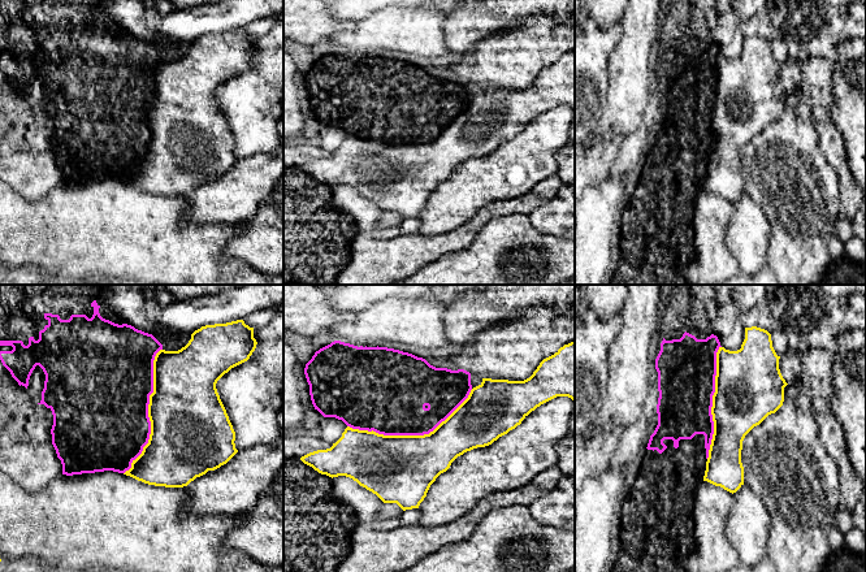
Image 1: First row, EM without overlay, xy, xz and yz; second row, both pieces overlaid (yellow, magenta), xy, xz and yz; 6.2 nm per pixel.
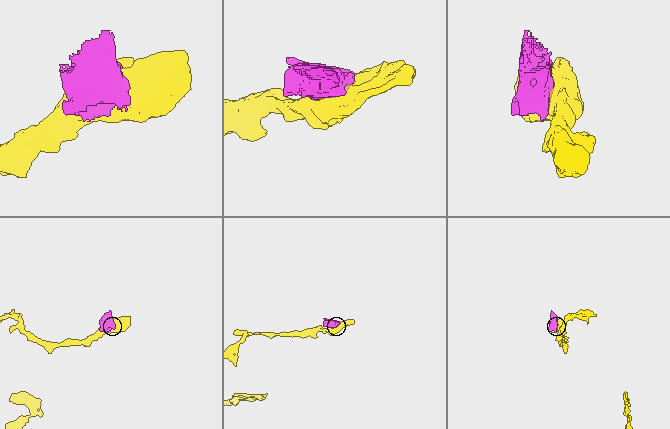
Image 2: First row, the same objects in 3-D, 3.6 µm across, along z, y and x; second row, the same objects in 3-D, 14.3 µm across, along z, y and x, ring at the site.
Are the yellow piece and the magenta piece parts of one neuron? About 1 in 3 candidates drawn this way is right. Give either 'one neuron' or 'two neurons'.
two neurons

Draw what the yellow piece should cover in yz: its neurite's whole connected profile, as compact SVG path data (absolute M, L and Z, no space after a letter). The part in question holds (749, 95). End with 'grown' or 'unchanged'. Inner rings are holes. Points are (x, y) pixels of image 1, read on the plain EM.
M757 35L745 36L745 48L740 58L729 60L719 56L711 116L714 143L703 190L732 203L744 194L742 150L754 135L759 134L768 124L775 122L784 110L784 96L788 92L780 82L779 68L780 65L772 56L771 43Z; unchanged

